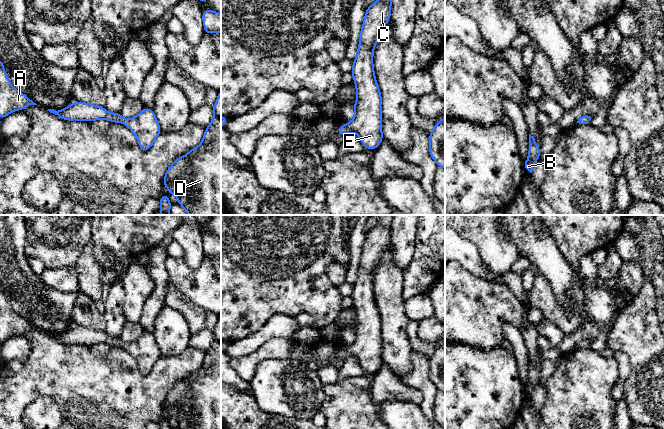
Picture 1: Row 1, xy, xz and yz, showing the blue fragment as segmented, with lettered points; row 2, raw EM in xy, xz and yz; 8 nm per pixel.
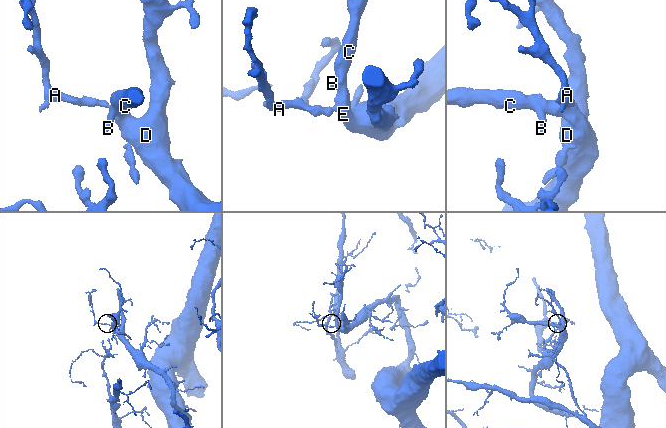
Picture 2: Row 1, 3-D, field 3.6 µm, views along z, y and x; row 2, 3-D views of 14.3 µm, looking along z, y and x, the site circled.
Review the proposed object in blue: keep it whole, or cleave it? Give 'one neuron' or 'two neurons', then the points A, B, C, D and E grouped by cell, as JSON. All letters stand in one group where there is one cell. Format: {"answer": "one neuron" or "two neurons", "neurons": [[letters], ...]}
{"answer": "one neuron", "neurons": [["A", "B", "C", "D", "E"]]}

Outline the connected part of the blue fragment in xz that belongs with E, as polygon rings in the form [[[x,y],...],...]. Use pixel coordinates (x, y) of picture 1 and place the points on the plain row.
[[[379,215],[379,224],[366,233],[358,276],[351,294],[357,317],[357,325],[352,330],[355,342],[337,352],[338,359],[357,357],[363,370],[373,375],[383,364],[382,321],[375,302],[373,276],[391,241],[393,218],[394,215]]]

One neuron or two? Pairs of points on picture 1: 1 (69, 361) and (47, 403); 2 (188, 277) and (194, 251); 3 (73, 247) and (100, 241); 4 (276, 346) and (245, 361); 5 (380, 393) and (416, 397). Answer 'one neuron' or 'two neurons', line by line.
1: two neurons
2: two neurons
3: two neurons
4: one neuron
5: one neuron

